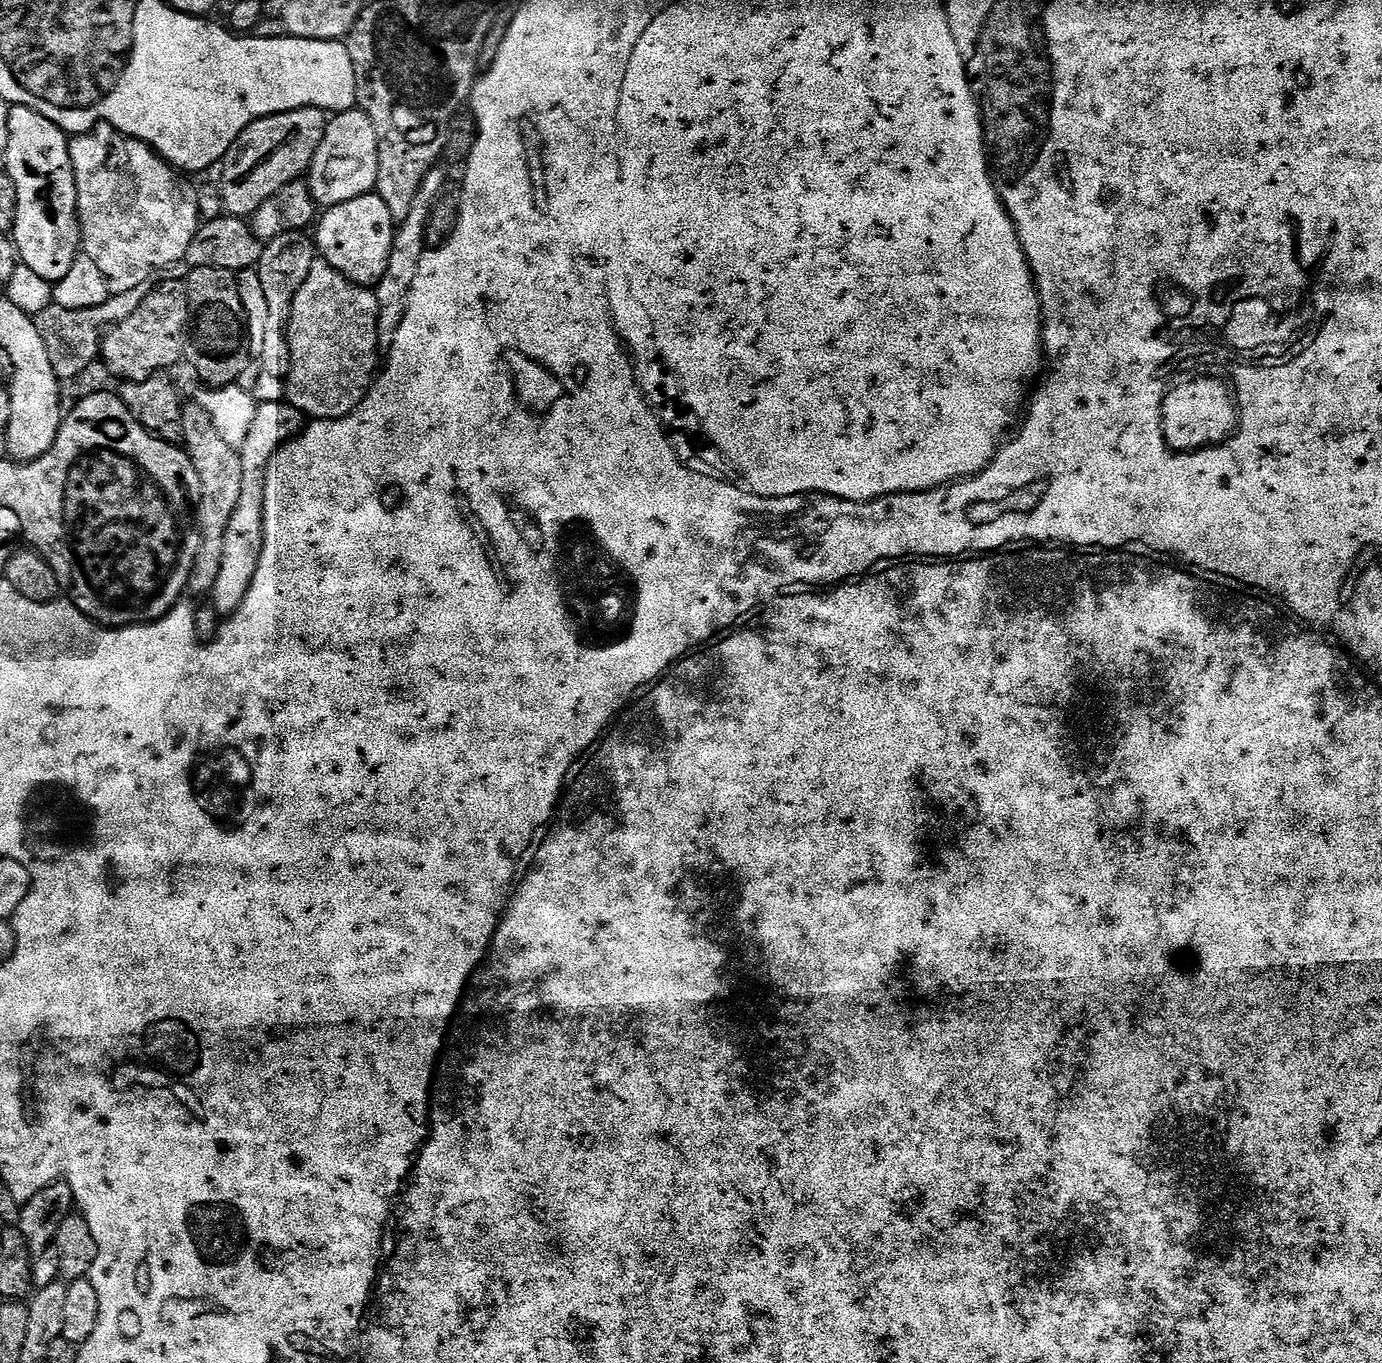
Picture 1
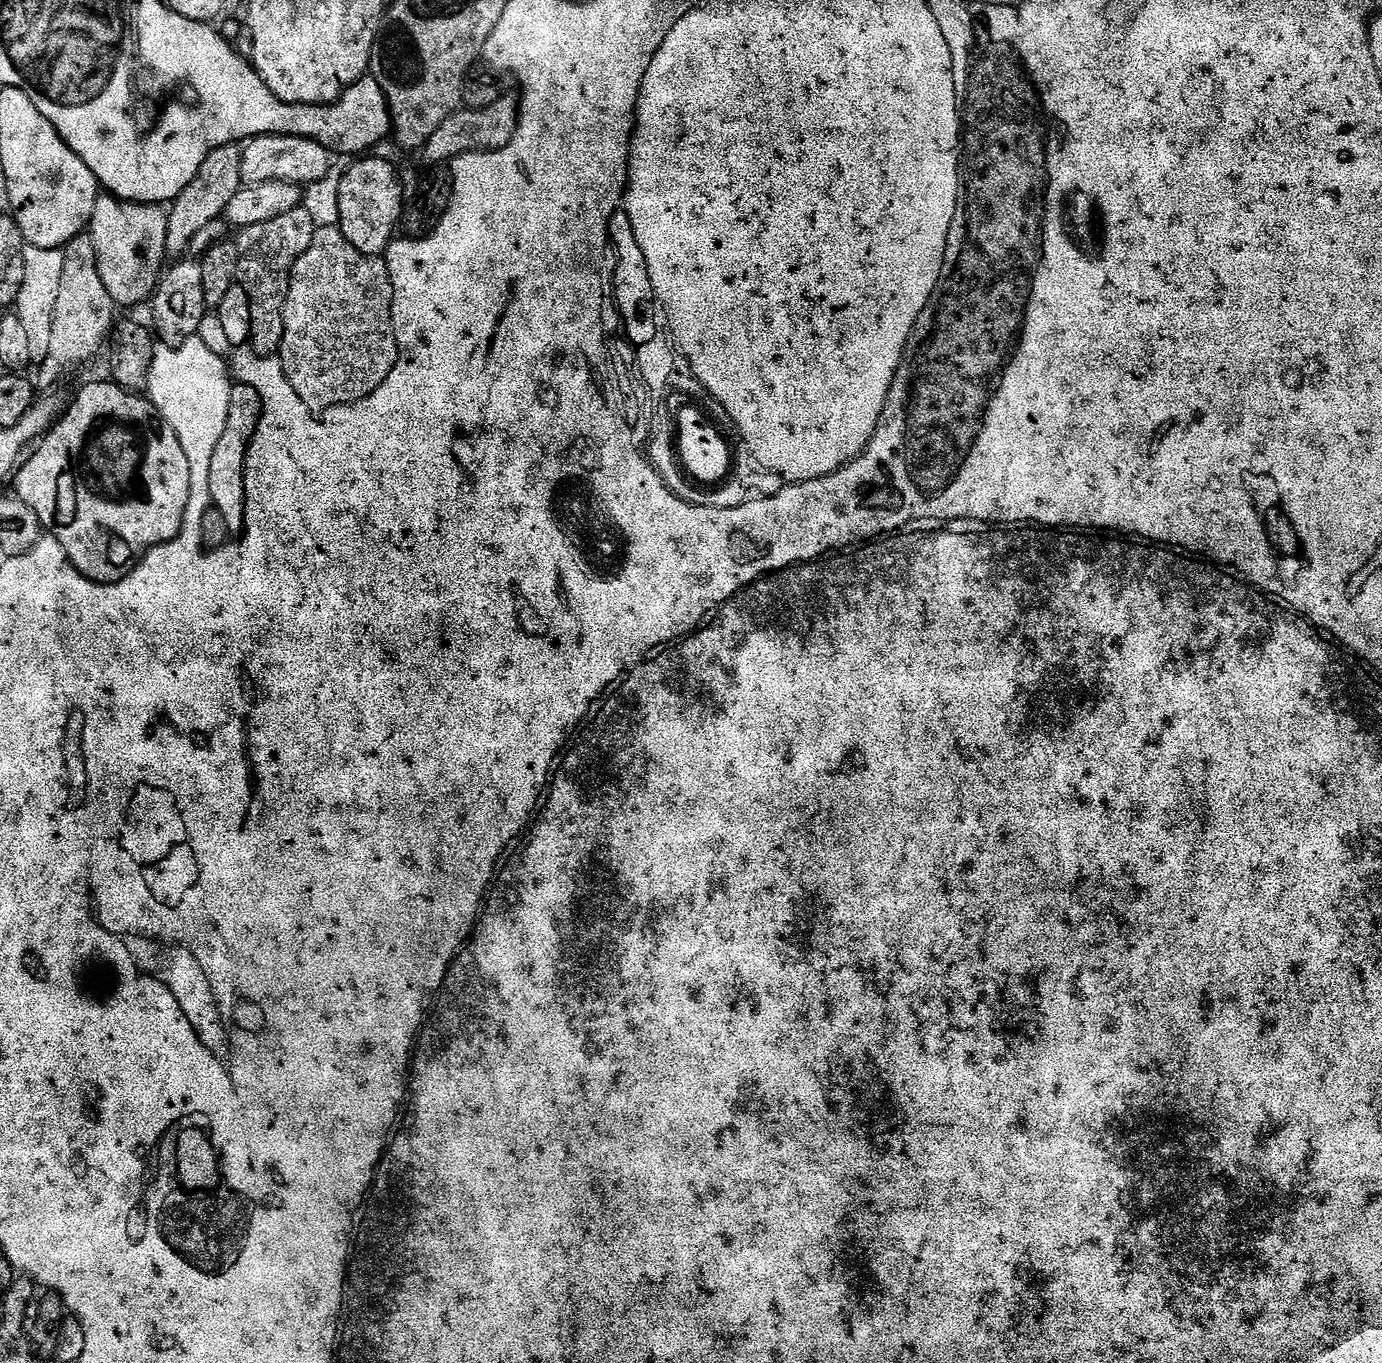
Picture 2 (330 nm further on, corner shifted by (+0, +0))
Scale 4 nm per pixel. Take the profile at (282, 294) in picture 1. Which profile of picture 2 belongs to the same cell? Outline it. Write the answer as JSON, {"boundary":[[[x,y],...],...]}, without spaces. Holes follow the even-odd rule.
{"boundary":[[[302,206],[290,210],[290,214],[270,218],[270,222],[258,222],[258,226],[239,229],[240,261],[236,278],[250,298],[250,345],[259,355],[275,357],[280,351],[288,283],[296,260],[310,250],[316,230],[314,218],[310,218]]]}

